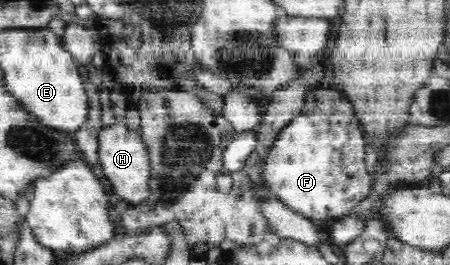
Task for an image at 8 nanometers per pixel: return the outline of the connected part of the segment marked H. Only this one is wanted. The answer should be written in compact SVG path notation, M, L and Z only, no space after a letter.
M125 116L114 126L105 128L100 134L100 165L102 172L110 180L112 192L132 205L147 200L152 193L152 164L148 144L139 130L129 130Z

